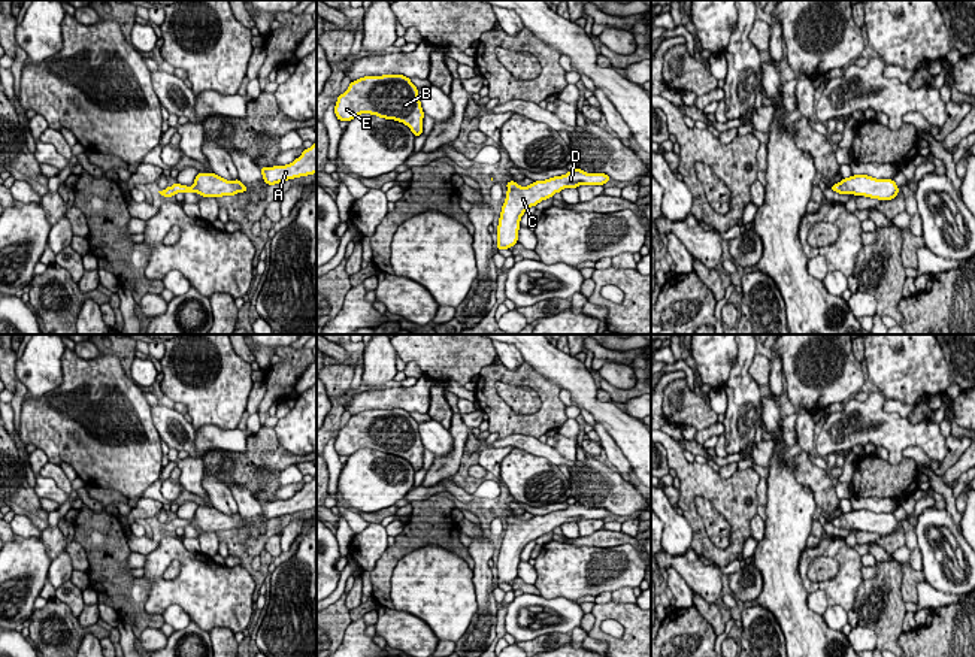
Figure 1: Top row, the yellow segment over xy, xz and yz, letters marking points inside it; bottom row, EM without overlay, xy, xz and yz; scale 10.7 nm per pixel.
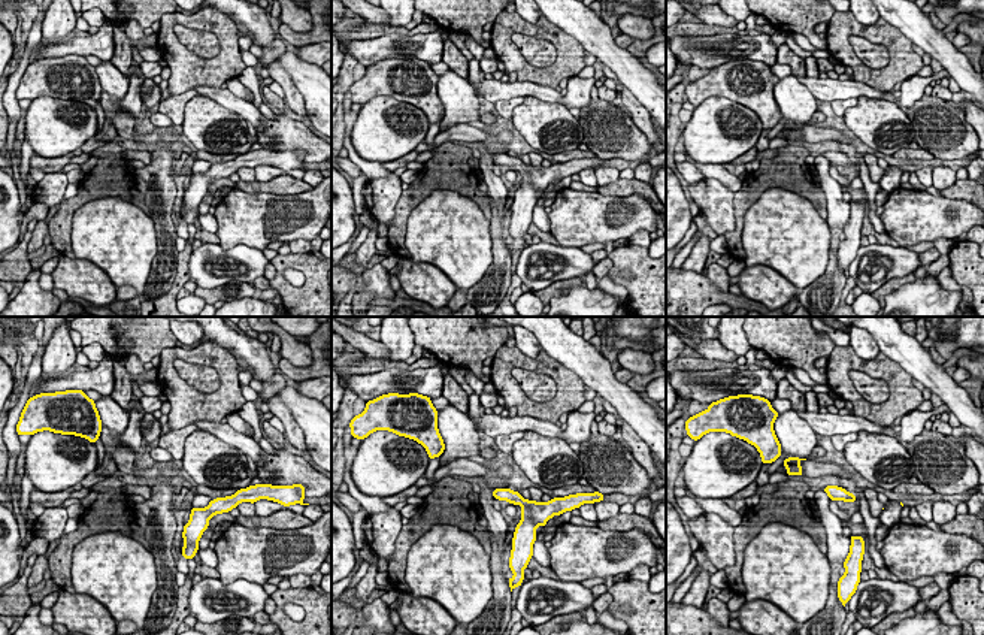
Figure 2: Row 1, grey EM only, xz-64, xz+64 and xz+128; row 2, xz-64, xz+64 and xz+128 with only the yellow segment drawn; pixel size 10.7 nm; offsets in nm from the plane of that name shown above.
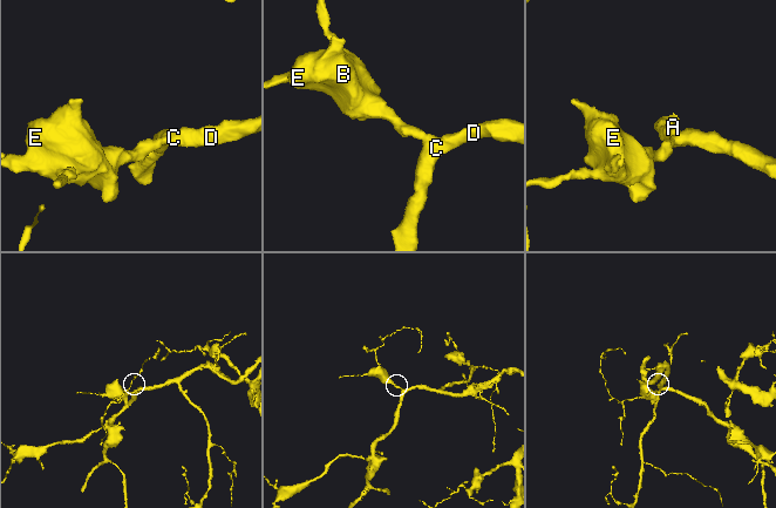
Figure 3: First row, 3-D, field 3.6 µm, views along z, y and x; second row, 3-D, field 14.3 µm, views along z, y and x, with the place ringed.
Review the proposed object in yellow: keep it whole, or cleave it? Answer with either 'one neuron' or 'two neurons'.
one neuron

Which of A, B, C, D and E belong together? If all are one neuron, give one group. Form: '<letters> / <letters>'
A B C D E

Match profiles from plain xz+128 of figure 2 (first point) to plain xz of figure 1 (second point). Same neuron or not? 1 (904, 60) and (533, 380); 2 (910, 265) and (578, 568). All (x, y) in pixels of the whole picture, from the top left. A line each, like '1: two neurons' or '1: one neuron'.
1: one neuron
2: two neurons

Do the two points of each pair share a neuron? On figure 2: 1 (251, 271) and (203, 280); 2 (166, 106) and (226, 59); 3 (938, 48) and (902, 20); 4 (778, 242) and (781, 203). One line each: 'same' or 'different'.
1: same
2: different
3: same
4: same

